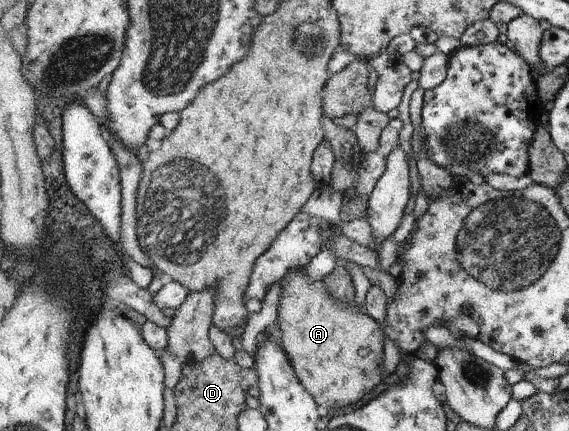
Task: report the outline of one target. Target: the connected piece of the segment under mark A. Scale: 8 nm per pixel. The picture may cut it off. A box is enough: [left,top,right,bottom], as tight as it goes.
[277,268,382,410]

